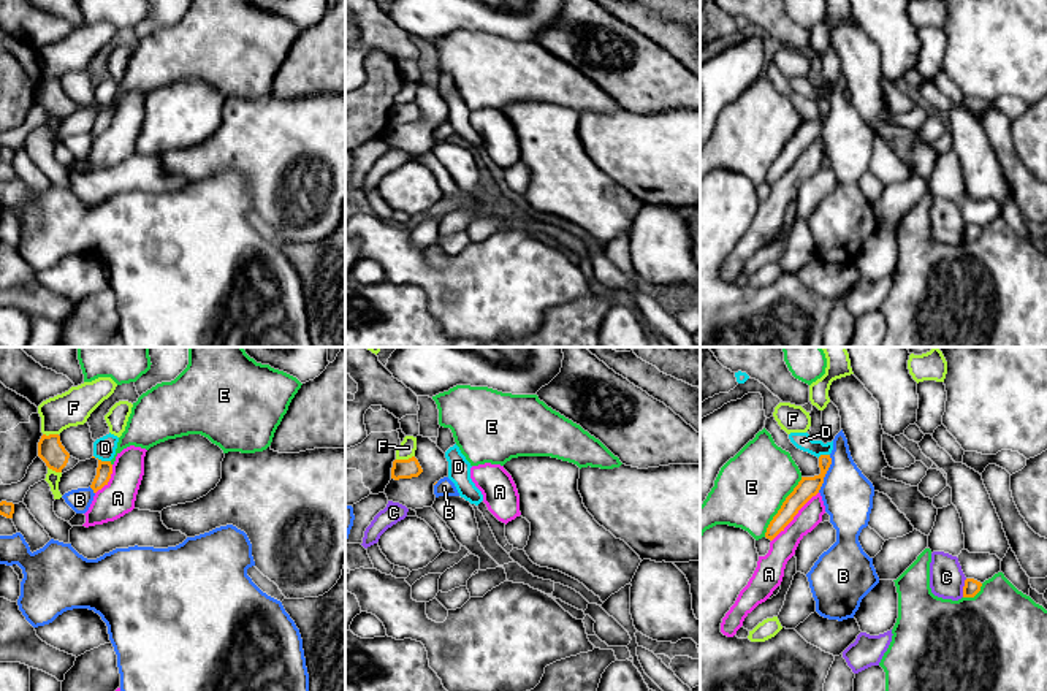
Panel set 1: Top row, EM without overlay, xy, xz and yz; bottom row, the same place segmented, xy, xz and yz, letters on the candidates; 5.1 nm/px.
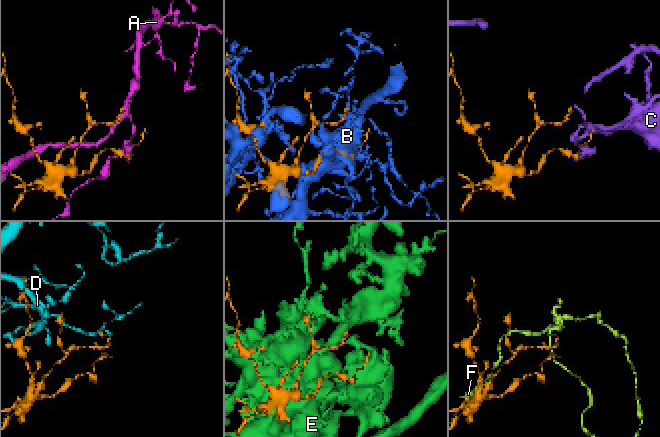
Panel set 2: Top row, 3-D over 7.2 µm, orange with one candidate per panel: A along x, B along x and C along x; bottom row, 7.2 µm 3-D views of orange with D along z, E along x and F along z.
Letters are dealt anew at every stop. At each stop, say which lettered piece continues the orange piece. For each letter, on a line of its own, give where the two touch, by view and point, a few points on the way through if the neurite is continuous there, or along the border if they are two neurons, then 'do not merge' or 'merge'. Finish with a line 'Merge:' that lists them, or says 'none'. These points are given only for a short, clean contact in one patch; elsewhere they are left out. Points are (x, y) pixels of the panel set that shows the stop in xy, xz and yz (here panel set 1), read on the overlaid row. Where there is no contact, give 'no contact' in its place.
A: yz (794, 515) | do not merge
B: yz (826, 473) | do not merge
C: yz (963, 588) | do not merge
D: xy (100, 460) | along xy (94, 455), (110, 461) | do not merge
E: yz (781, 507) | do not merge
F: xz (404, 460) | do not merge
Merge: none

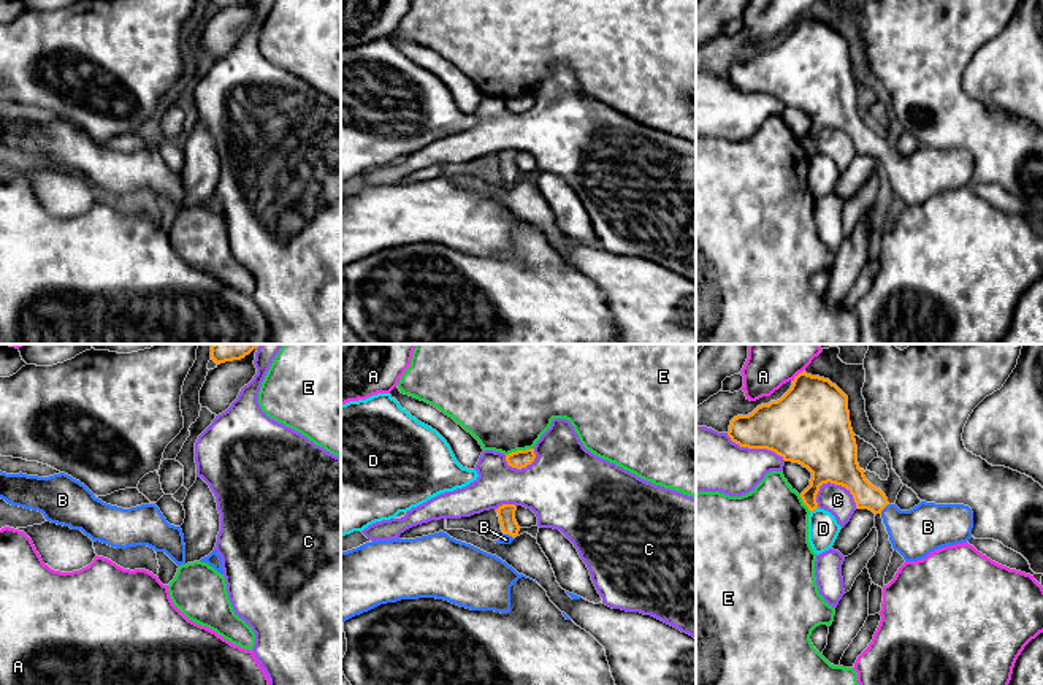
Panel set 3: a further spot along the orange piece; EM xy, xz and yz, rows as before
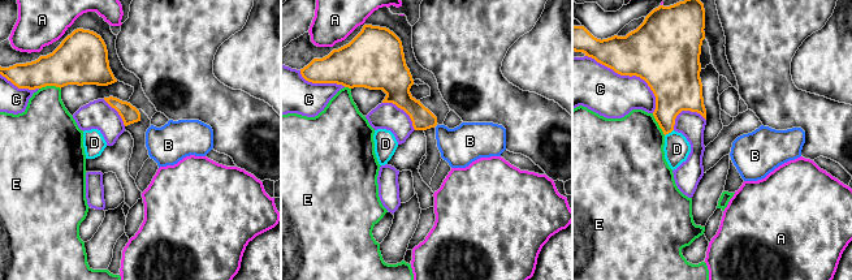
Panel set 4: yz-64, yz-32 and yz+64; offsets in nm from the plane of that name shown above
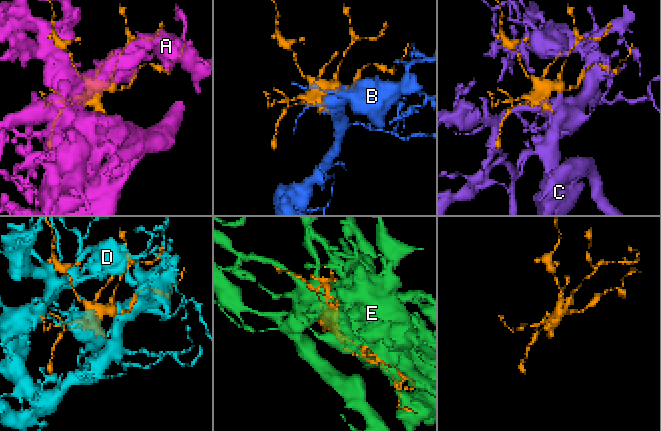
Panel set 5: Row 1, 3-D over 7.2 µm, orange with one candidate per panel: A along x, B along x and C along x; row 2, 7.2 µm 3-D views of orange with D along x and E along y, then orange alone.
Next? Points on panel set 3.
A: yz (796, 376) | do not merge
B: yz (885, 506) | across yz (848, 474), (874, 500), (885, 506), (905, 527), (928, 527) | merge
C: yz (842, 486) | do not merge
D: yz (813, 509) | do not merge
E: xz (519, 451) | do not merge
Merge: B

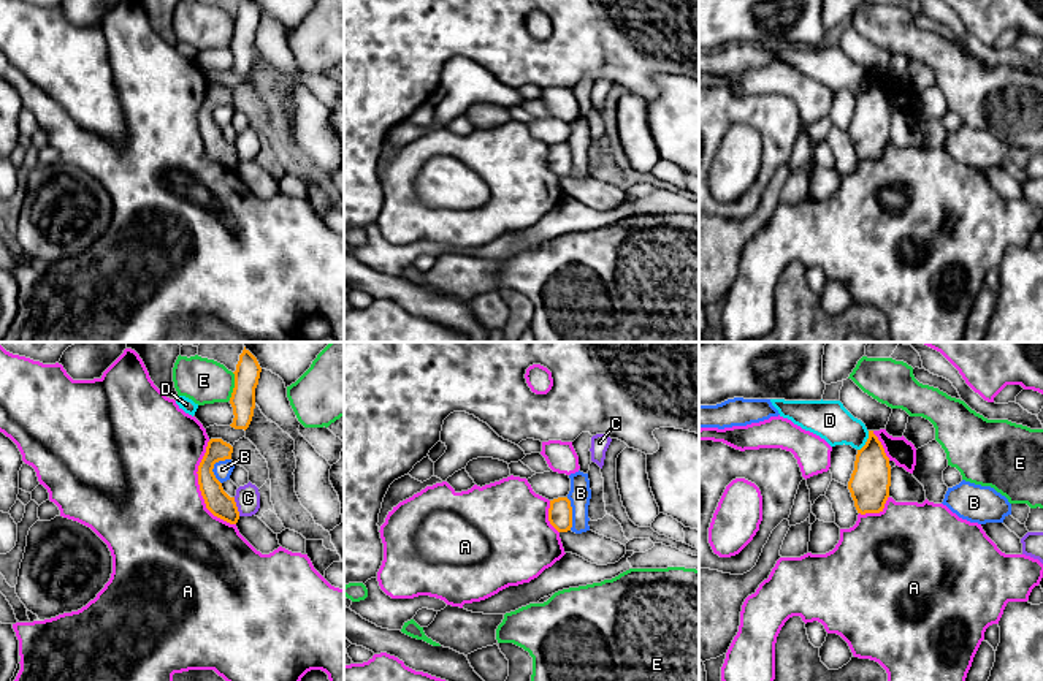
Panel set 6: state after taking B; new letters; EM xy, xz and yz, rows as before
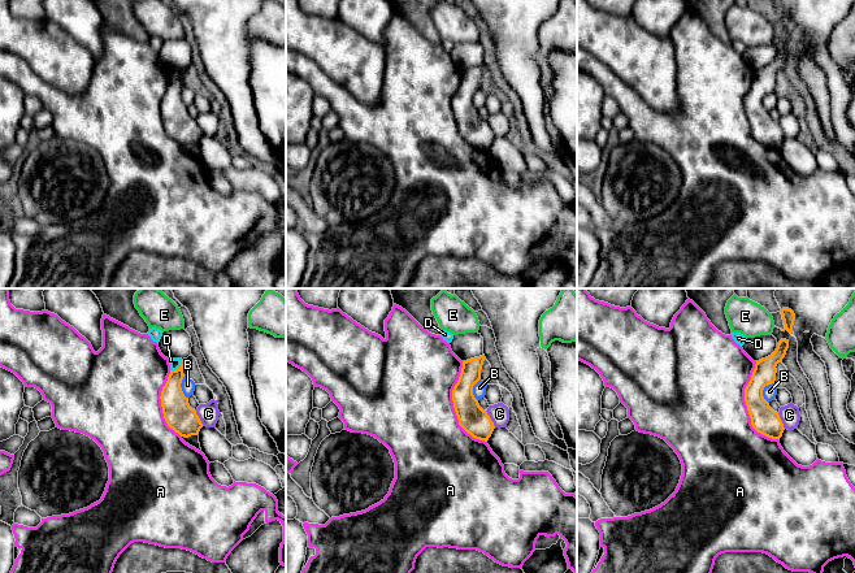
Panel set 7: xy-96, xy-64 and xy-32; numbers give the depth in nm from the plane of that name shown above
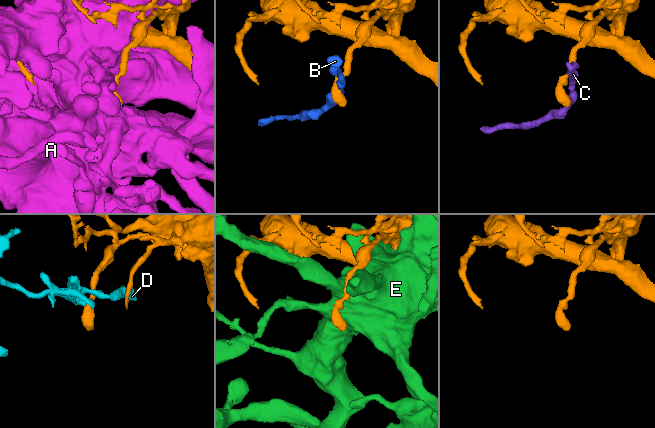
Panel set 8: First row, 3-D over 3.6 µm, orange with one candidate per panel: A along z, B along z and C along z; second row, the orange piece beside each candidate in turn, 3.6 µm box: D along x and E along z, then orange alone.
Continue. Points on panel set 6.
A: xy (200, 488) | do not merge
B: xy (213, 466) | along xy (230, 458), (219, 460), (214, 464), (213, 474), (221, 483) | do not merge
C: xy (236, 507) | do not merge
D: yz (867, 441) | along yz (869, 431), (867, 441), (858, 450) | do not merge
E: xy (235, 387) | do not merge
Merge: none

